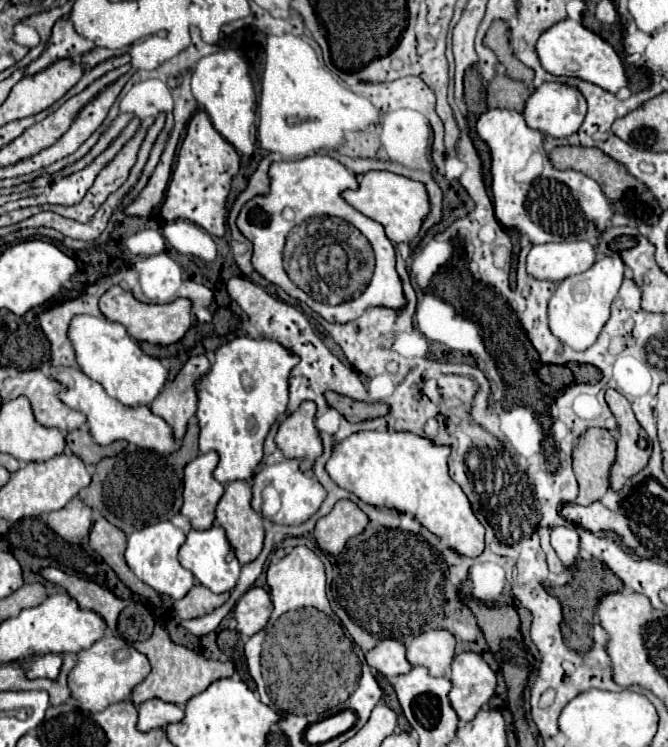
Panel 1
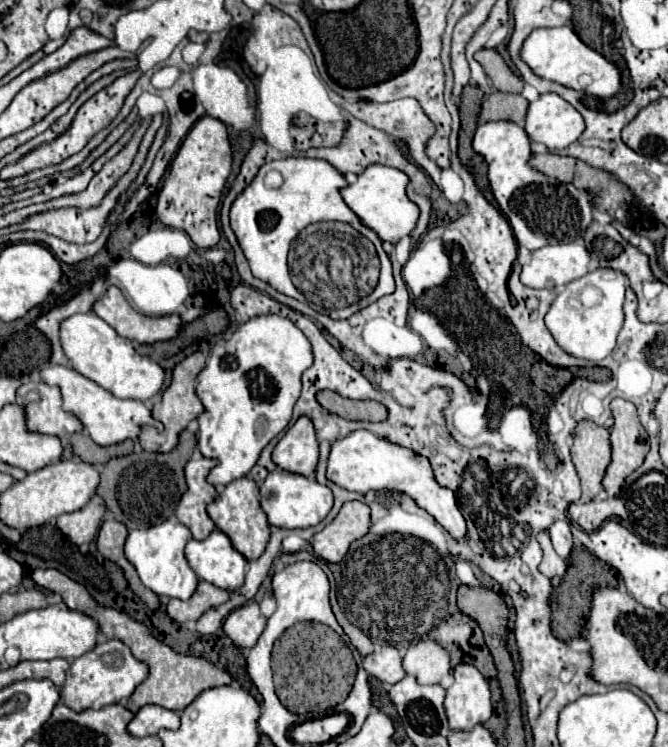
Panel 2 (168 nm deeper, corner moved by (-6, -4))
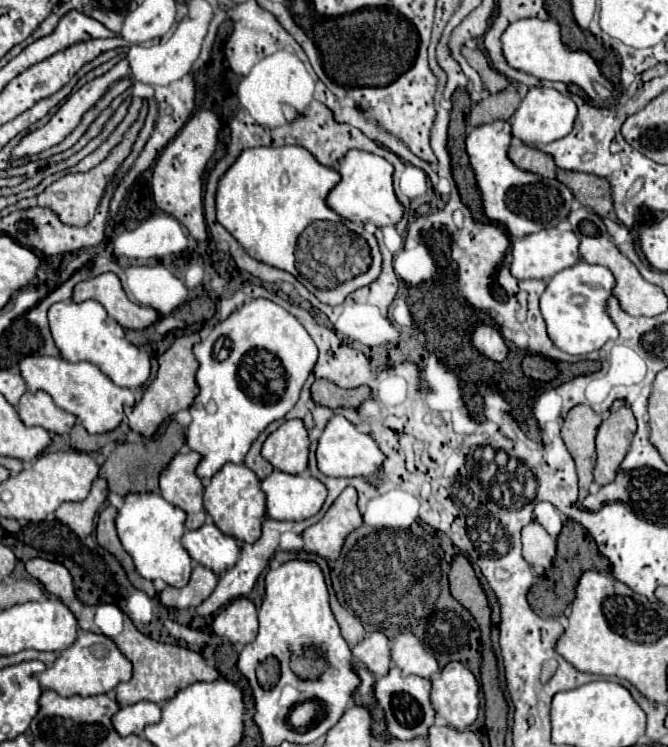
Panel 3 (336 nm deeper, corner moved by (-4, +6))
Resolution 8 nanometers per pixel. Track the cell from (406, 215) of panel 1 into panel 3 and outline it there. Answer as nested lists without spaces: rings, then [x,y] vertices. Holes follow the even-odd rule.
[[[350,149],[342,161],[340,161],[340,183],[330,189],[326,195],[326,203],[332,211],[336,211],[342,219],[354,221],[354,223],[372,223],[376,227],[396,225],[402,219],[404,207],[394,195],[392,187],[392,165],[384,161],[384,157],[376,157],[366,151]]]

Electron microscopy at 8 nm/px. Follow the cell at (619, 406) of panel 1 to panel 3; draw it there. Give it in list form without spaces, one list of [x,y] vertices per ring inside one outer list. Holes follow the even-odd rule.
[[[616,401],[608,419],[604,419],[604,423],[598,427],[596,435],[598,461],[594,467],[594,481],[598,485],[608,485],[614,481],[616,471],[630,449],[634,431],[636,419],[632,411],[622,401]]]

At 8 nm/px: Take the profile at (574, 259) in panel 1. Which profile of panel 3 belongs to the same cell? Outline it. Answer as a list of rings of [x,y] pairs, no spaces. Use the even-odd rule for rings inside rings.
[[[556,227],[542,229],[542,231],[536,231],[536,233],[530,233],[530,235],[522,237],[522,239],[512,241],[510,253],[512,253],[510,273],[516,279],[542,279],[542,281],[548,281],[560,269],[572,267],[572,265],[576,265],[580,261],[578,237],[572,231],[560,231]]]

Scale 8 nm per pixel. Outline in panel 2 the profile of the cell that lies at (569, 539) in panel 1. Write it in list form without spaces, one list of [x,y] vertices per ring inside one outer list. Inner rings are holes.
[[[556,521],[556,523],[552,523],[548,527],[548,533],[552,537],[552,545],[554,545],[556,553],[562,559],[568,559],[570,553],[572,553],[572,547],[574,547],[572,533],[570,533],[570,525],[566,521]]]

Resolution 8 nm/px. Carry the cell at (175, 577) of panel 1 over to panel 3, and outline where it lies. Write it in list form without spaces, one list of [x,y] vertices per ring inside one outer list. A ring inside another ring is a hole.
[[[128,493],[124,497],[124,507],[116,515],[116,529],[122,547],[144,579],[162,579],[172,587],[184,587],[188,583],[192,559],[182,547],[184,521],[184,509],[168,503],[160,493]]]

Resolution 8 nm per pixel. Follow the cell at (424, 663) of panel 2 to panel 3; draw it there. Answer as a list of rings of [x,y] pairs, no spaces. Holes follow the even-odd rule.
[[[400,633],[392,641],[390,659],[404,673],[412,673],[412,675],[426,677],[426,679],[440,669],[438,661],[420,645],[420,641],[416,641],[412,633]]]

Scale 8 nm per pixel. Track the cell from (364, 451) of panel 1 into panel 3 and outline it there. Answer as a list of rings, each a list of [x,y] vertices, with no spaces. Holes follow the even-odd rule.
[[[334,415],[332,419],[328,419],[320,435],[316,459],[318,459],[318,469],[328,477],[368,477],[382,465],[386,457],[368,433],[360,433],[356,425],[352,425],[346,417]]]

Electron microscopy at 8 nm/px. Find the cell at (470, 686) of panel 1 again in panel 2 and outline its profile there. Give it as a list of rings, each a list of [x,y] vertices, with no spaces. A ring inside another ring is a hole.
[[[472,663],[454,667],[454,685],[446,691],[444,707],[450,729],[454,731],[470,731],[474,725],[492,717],[488,681]]]

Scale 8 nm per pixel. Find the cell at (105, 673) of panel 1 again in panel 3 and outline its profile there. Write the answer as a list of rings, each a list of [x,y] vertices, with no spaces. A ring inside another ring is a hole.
[[[80,631],[78,639],[58,655],[52,667],[36,675],[42,689],[54,689],[60,697],[90,697],[100,693],[110,693],[118,683],[132,677],[132,663],[120,653],[114,641],[100,633]]]

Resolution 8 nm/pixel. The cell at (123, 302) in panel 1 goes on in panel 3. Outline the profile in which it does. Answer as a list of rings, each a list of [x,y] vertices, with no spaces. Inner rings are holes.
[[[102,273],[94,279],[78,283],[74,287],[72,299],[76,303],[96,299],[106,307],[108,317],[120,323],[124,329],[146,329],[158,319],[158,313],[154,309],[136,305],[126,297],[120,279],[114,273]]]

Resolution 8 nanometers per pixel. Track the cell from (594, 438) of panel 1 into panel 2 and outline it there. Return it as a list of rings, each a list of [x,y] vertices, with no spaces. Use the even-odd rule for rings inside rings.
[[[580,421],[574,433],[572,461],[582,481],[582,501],[590,501],[602,489],[606,467],[612,459],[610,433],[592,421]]]

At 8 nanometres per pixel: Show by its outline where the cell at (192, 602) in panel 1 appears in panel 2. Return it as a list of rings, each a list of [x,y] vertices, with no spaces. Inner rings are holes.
[[[200,581],[196,593],[188,599],[188,601],[180,601],[180,599],[170,599],[168,603],[168,615],[178,621],[178,623],[186,623],[186,621],[196,621],[200,619],[208,609],[218,607],[222,603],[226,603],[230,599],[228,591],[222,591],[218,587],[214,587],[212,583]]]

